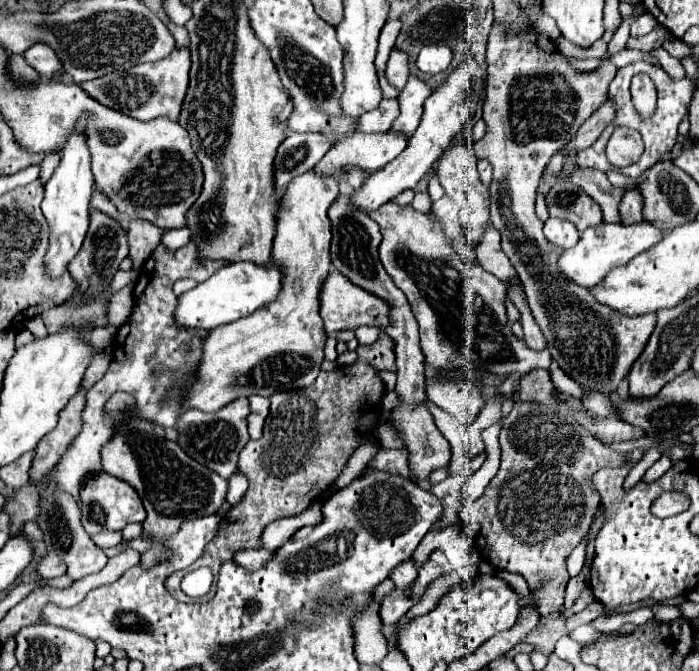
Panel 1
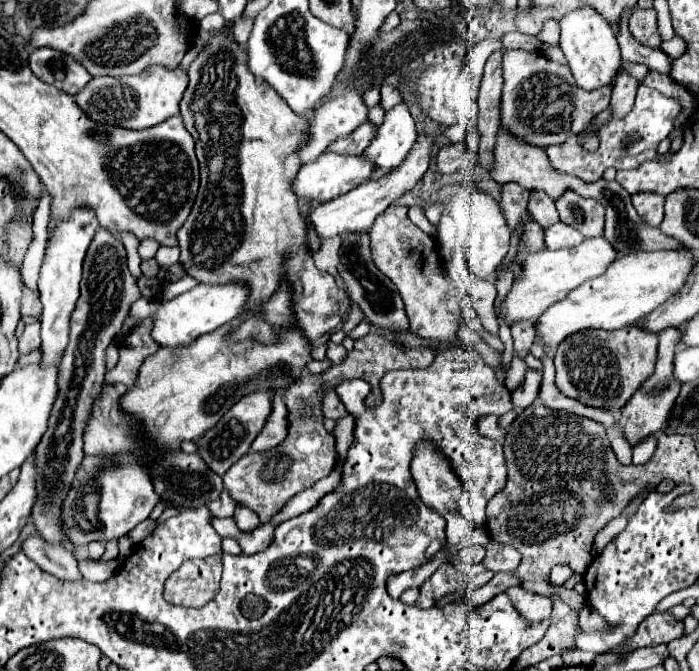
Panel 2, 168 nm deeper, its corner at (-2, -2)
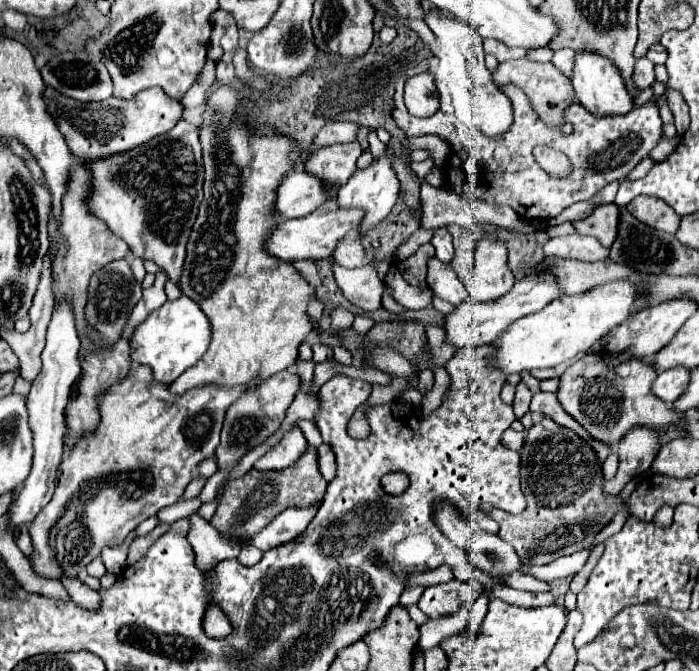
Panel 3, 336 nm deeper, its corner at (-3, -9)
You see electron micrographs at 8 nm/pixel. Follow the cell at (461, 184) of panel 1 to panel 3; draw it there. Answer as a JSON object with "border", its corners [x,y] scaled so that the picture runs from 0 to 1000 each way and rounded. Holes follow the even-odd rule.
{"border":[[[691,352],[680,367],[677,423],[671,429],[674,447],[711,447],[734,429],[737,411],[725,399],[725,373],[708,352]]]}

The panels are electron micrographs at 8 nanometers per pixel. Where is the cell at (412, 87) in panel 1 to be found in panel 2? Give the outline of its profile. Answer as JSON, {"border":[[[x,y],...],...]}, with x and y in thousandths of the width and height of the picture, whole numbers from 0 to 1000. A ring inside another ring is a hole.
{"border":[[[569,154],[567,159],[561,159],[552,174],[549,183],[544,186],[538,207],[529,213],[529,219],[521,225],[521,231],[538,243],[538,261],[549,261],[558,252],[569,249],[584,222],[589,219],[589,213],[595,210],[598,198],[595,198],[595,180],[587,171],[584,154]]]}

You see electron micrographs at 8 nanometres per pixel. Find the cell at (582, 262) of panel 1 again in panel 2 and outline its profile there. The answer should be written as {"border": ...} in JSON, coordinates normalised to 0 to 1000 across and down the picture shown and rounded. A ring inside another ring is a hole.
{"border":[[[864,353],[835,356],[835,362],[815,371],[798,371],[798,374],[778,371],[764,380],[755,380],[747,392],[747,416],[732,425],[730,437],[718,452],[715,469],[727,478],[727,484],[744,475],[767,478],[790,452],[807,446],[807,440],[830,428],[835,419],[861,410],[870,401],[870,392],[876,392],[876,386],[881,383],[884,374]]]}

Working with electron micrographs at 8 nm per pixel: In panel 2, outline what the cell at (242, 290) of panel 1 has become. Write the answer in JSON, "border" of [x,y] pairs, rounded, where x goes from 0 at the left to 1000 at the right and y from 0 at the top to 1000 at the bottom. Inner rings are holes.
{"border":[[[326,419],[326,422],[315,422],[315,425],[298,425],[298,422],[286,422],[280,425],[275,434],[266,434],[260,440],[255,440],[246,449],[220,449],[212,443],[197,446],[189,461],[186,469],[189,472],[212,472],[220,469],[220,490],[217,490],[217,502],[220,508],[226,508],[232,517],[252,517],[252,514],[269,514],[272,508],[278,508],[280,502],[306,493],[309,487],[338,475],[340,469],[346,469],[352,463],[352,452],[355,452],[355,425],[349,419]]]}

